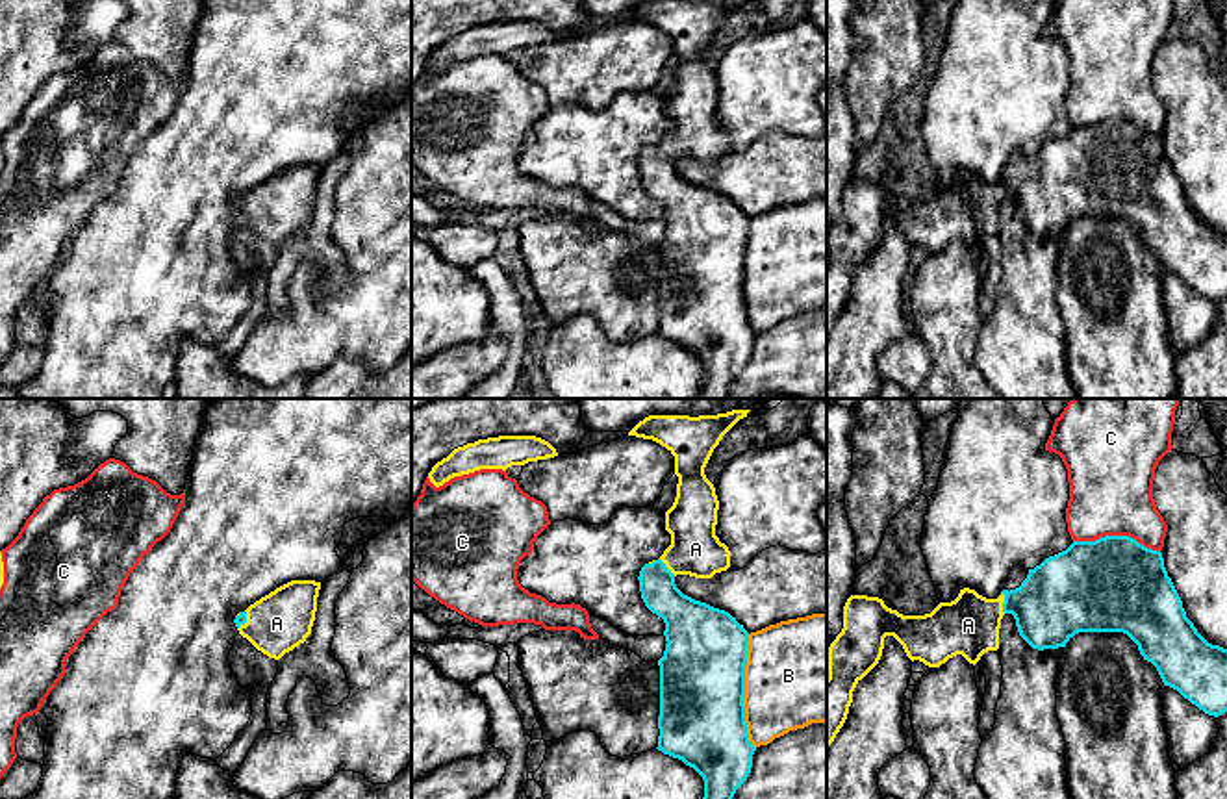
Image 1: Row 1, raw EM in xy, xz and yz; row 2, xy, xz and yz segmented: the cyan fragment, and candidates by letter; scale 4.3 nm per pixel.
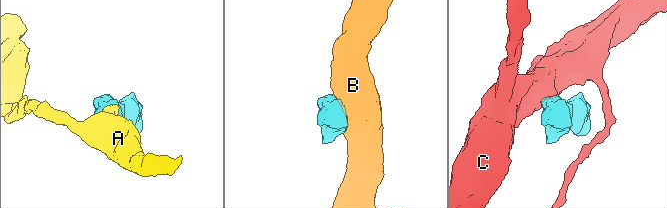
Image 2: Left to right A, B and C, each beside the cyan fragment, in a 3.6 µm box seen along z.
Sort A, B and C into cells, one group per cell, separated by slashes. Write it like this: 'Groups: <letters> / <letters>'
Groups: A / B / C

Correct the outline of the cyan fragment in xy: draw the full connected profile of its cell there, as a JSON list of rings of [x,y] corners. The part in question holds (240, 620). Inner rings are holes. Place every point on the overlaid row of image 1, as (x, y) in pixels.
[[[291,580],[239,612],[239,634],[269,658],[280,660],[311,634],[321,582]]]

